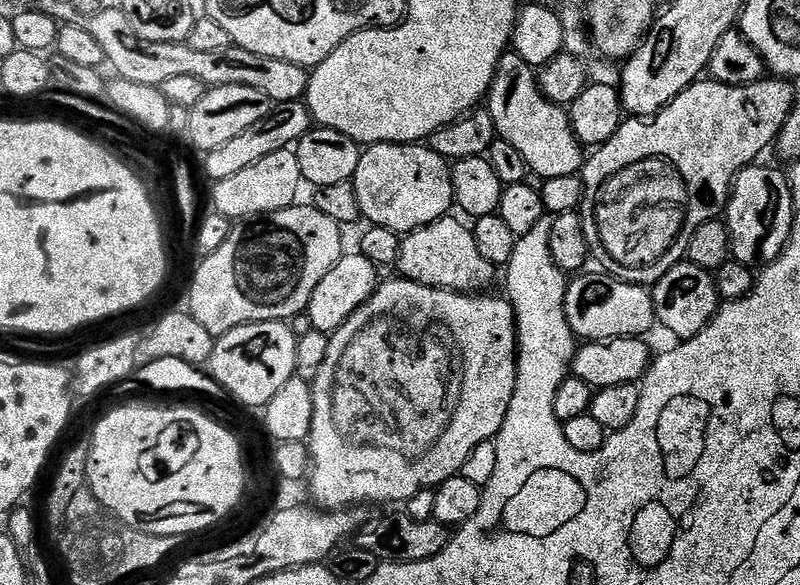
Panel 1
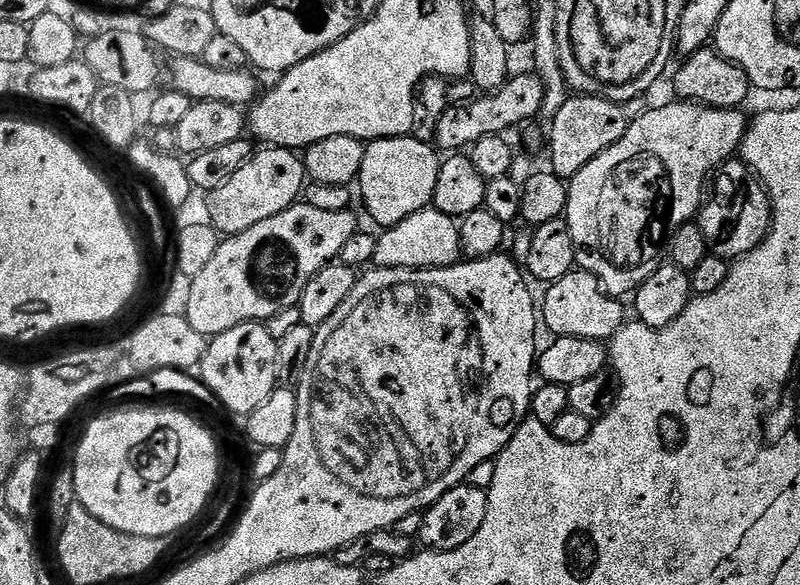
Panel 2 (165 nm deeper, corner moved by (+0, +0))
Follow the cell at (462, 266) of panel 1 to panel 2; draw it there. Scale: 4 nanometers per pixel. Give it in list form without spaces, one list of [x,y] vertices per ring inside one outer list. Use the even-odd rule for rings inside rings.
[[[429,206],[376,236],[372,264],[377,268],[448,268],[461,260],[459,223]]]

